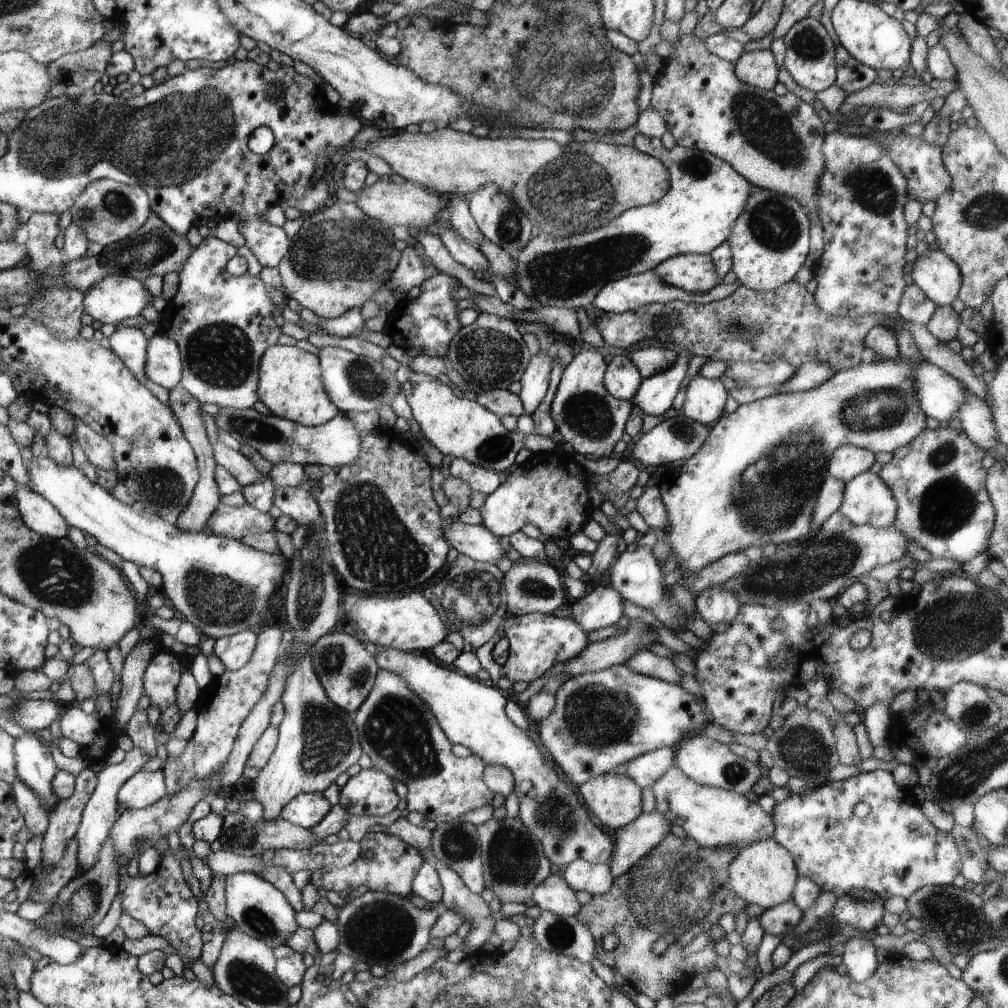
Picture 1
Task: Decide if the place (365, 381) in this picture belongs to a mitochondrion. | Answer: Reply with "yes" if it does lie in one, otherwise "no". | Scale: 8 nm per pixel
yes

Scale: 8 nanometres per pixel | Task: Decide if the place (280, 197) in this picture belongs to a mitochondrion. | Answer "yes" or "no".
no

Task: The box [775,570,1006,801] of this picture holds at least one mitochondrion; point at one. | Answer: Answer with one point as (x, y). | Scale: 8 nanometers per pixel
(968, 621)

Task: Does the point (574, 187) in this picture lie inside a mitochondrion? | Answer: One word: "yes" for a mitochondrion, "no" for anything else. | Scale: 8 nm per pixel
yes

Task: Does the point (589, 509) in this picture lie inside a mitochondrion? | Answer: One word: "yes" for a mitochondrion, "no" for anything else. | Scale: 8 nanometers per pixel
no

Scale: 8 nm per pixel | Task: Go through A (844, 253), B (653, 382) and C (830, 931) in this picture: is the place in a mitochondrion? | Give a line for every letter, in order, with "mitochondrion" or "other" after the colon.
A: other
B: other
C: other

